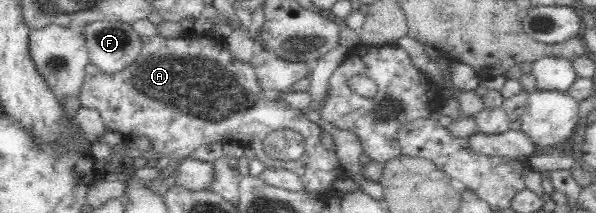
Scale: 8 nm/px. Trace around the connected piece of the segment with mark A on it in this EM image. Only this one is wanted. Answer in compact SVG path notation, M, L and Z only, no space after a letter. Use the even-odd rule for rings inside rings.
M159 33L142 38L142 49L134 63L118 73L105 74L97 65L88 62L84 67L84 77L80 85L79 100L82 108L96 109L104 122L106 130L123 134L126 139L146 136L152 141L152 148L161 157L168 155L171 161L184 159L201 145L207 143L229 143L236 141L242 147L252 147L254 153L266 167L286 168L296 172L303 183L304 191L320 196L330 197L334 191L333 182L342 177L346 171L341 166L337 152L324 148L320 142L320 128L309 121L301 112L284 105L274 99L263 89L257 80L255 69L251 64L240 62L232 56L232 52L224 45L216 43L207 36L186 36L183 38L165 38ZM290 129L301 134L306 151L295 164L272 159L263 148L263 141L274 131Z

